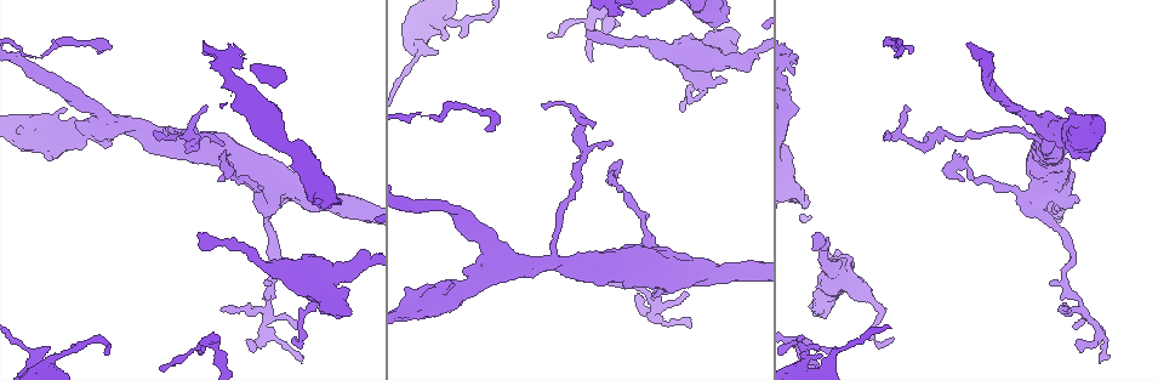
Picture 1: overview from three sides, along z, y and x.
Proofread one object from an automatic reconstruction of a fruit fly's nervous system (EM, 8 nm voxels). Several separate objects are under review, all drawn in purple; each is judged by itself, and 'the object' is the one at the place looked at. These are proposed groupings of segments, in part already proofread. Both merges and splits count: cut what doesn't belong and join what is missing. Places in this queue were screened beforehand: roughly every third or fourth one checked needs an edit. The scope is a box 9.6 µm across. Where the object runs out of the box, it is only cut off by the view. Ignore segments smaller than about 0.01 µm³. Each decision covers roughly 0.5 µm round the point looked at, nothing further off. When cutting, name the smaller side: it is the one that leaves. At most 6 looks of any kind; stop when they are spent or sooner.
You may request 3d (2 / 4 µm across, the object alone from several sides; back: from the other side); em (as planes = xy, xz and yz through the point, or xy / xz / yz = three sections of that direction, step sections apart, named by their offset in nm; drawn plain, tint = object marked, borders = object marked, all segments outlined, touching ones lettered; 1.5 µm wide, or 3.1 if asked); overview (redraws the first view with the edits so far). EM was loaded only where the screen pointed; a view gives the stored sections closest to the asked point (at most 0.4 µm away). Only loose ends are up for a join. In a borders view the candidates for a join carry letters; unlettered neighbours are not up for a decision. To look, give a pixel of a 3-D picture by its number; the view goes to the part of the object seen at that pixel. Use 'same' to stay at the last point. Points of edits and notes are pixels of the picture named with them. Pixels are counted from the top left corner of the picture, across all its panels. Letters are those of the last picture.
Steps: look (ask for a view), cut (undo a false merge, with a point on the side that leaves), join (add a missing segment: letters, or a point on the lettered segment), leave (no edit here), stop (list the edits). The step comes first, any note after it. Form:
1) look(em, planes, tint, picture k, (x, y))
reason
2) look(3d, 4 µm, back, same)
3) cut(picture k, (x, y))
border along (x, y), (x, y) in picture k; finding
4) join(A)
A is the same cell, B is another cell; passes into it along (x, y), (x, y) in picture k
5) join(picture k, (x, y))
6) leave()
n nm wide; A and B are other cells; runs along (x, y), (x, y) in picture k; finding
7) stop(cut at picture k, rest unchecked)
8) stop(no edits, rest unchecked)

look(3d, 4 µm, picture 1, (444, 38))
an open end

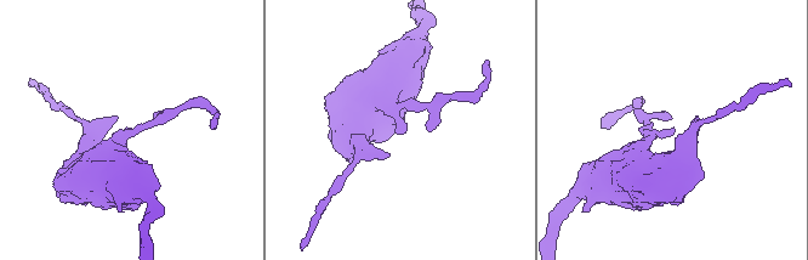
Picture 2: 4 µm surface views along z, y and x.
look(em, xz, step 8, borders, picture 2, (124, 131))
now the EM

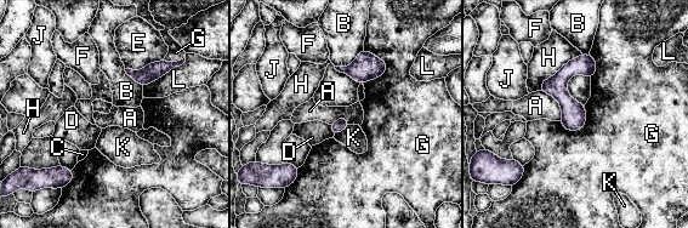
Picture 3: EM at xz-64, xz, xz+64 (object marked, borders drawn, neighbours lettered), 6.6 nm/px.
leave()
A, B, C, D, E, F, G, H, J, K and L are other cells; border along (540, 90), (557, 101), (561, 120) in picture 3; no lettered segment goes on from it

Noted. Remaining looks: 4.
look(3d, 2 µm, picture 1, (265, 312))
abrupt turn

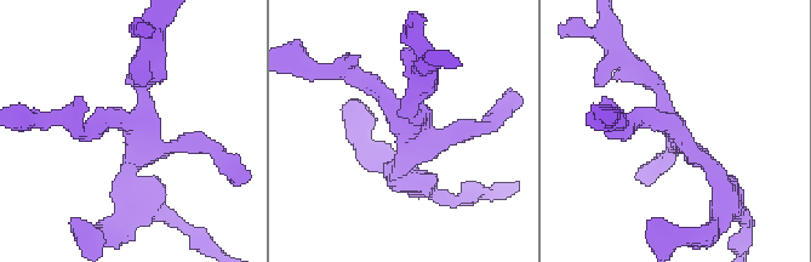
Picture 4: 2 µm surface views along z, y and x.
look(em, planes, borders, picture 4, (665, 120))
need the tissue

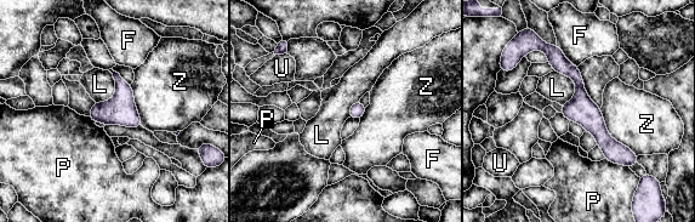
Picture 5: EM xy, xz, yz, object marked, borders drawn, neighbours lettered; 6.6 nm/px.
leave()
80 nm wide; F, L, P, U and Z are other cells; runs along (543, 47), (579, 80), (600, 135), (633, 158) in picture 5; one cell here

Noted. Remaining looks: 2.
look(3d, 2 µm, picture 1, (430, 118))
thin end

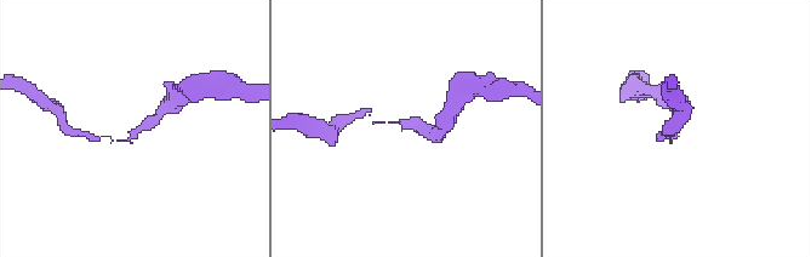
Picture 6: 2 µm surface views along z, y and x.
look(em, xz, step 4, borders, picture 6, (398, 122))

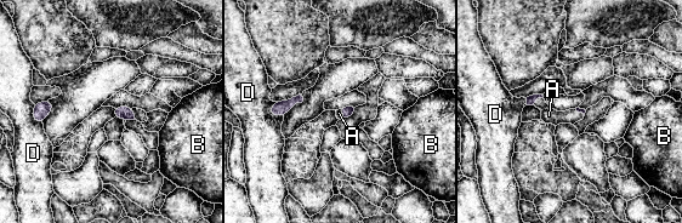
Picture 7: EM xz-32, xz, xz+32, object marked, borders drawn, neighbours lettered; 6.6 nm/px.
join(A)
A is the same cell, B and D are other cells; passes into it along (530, 99), (536, 98), (549, 115) in picture 7; it goes on there

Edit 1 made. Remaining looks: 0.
stop(join at picture 7, rest unchecked)

